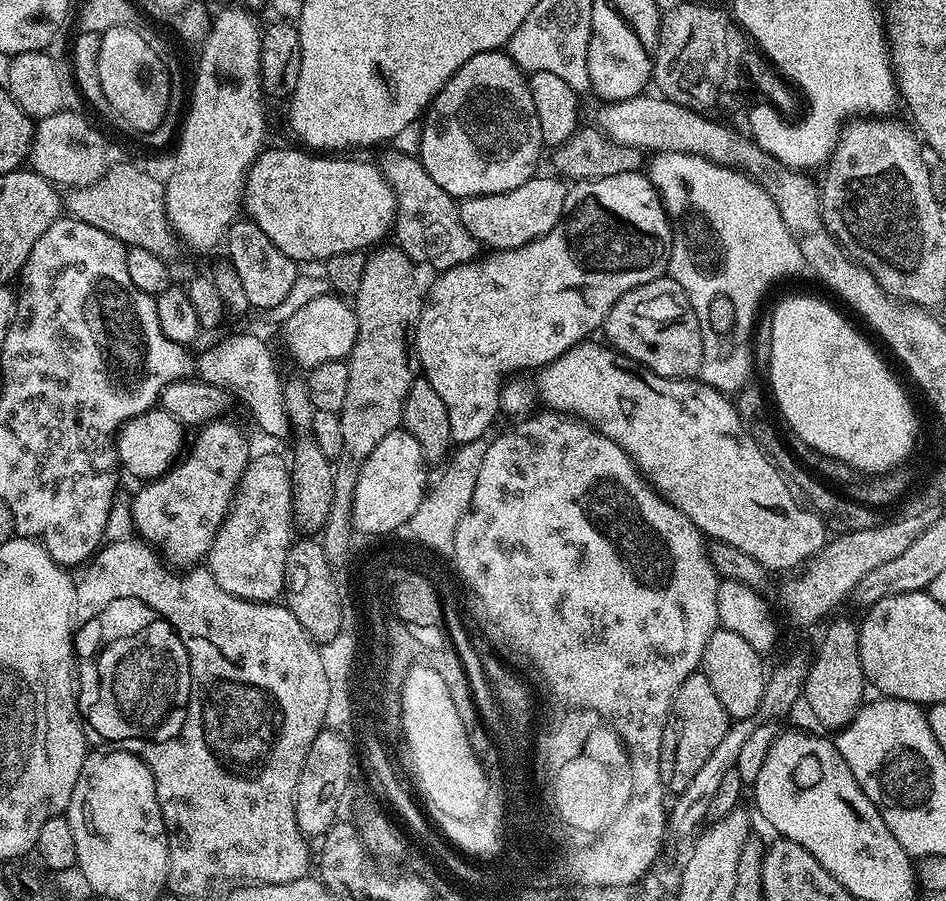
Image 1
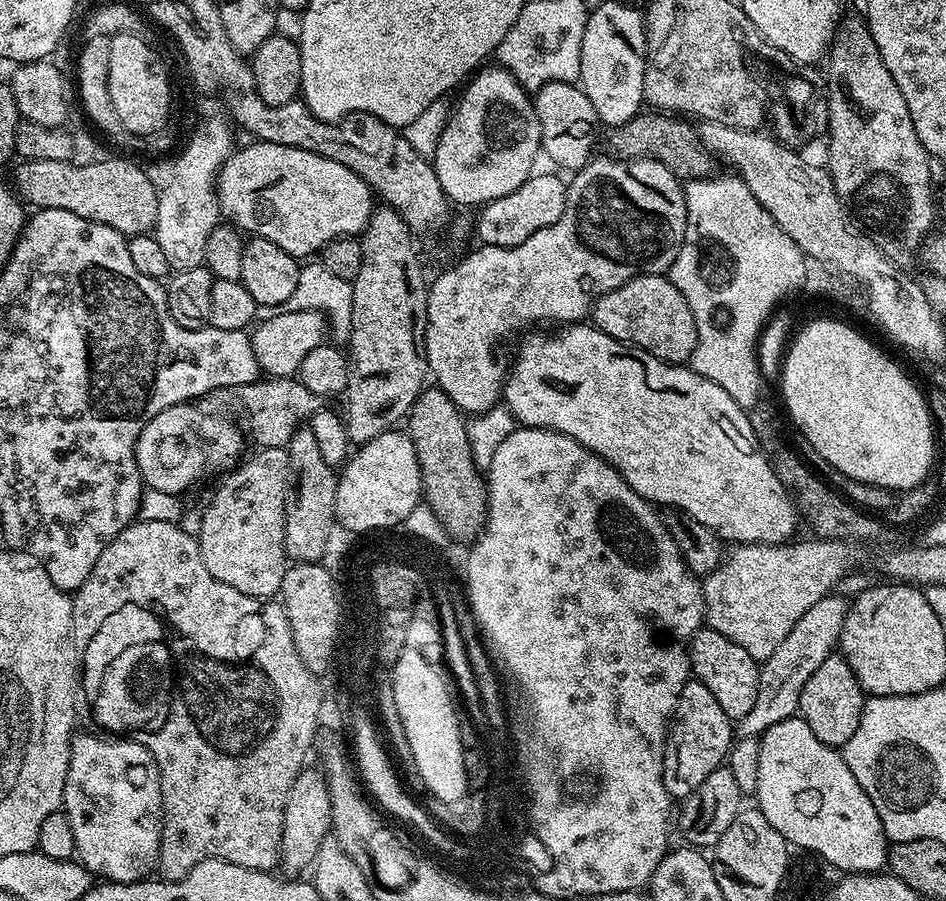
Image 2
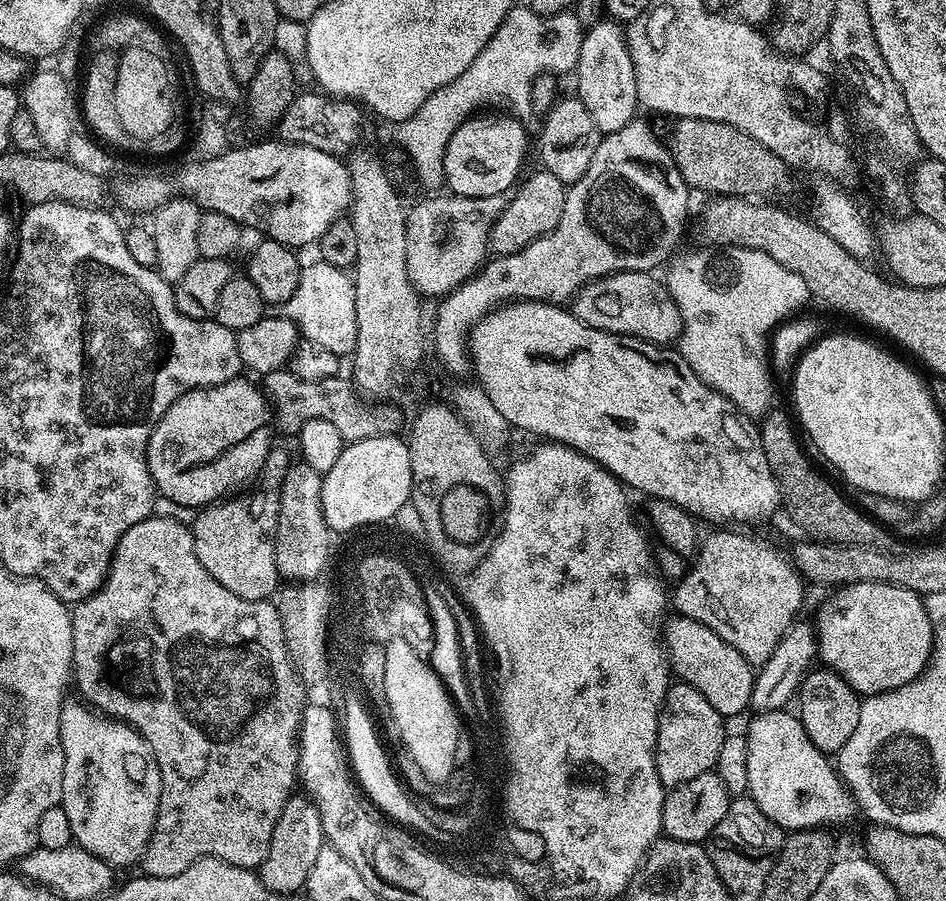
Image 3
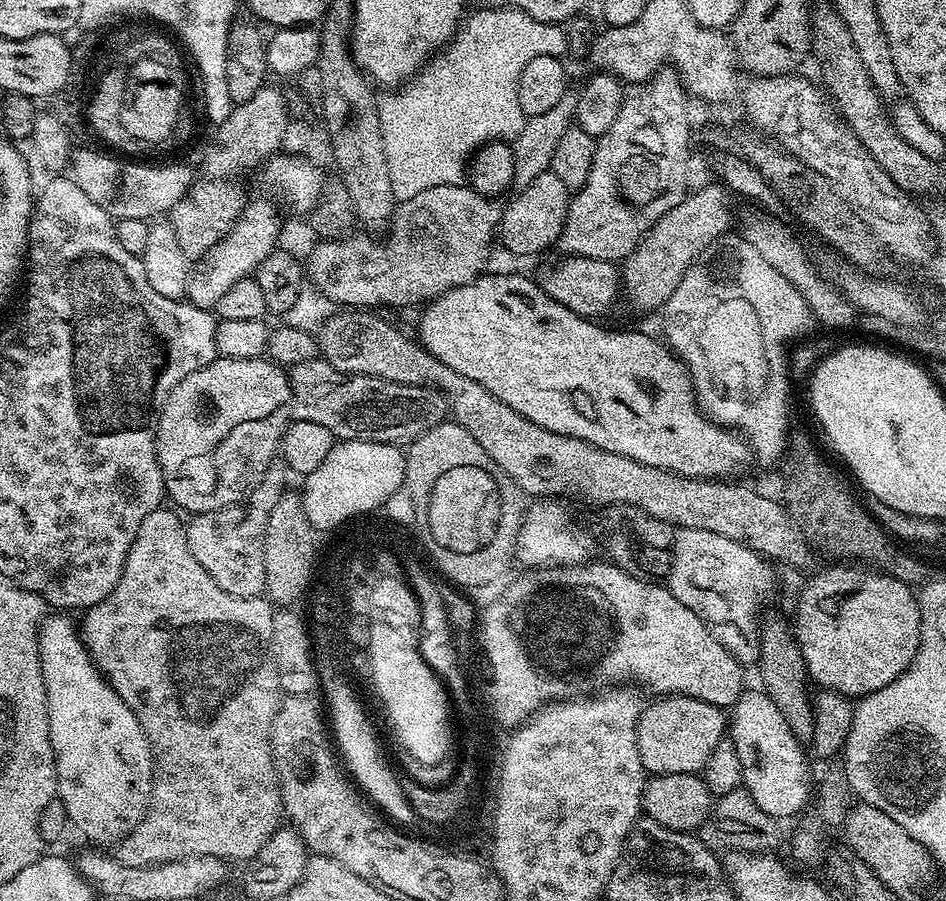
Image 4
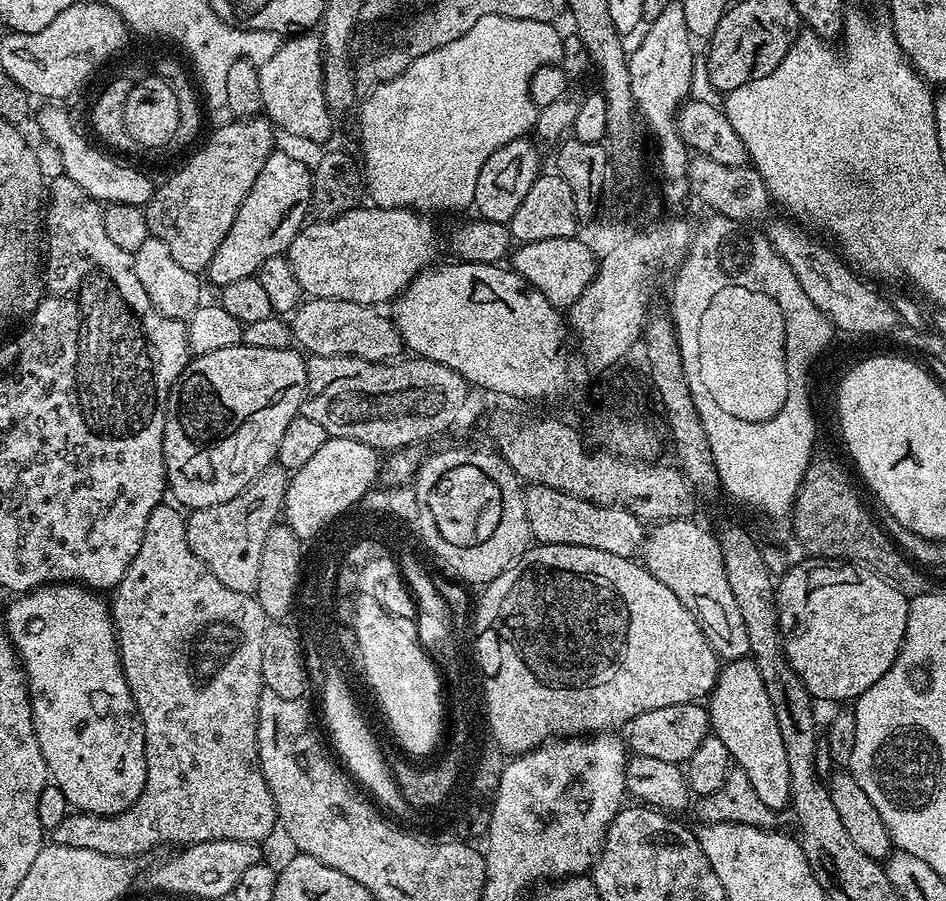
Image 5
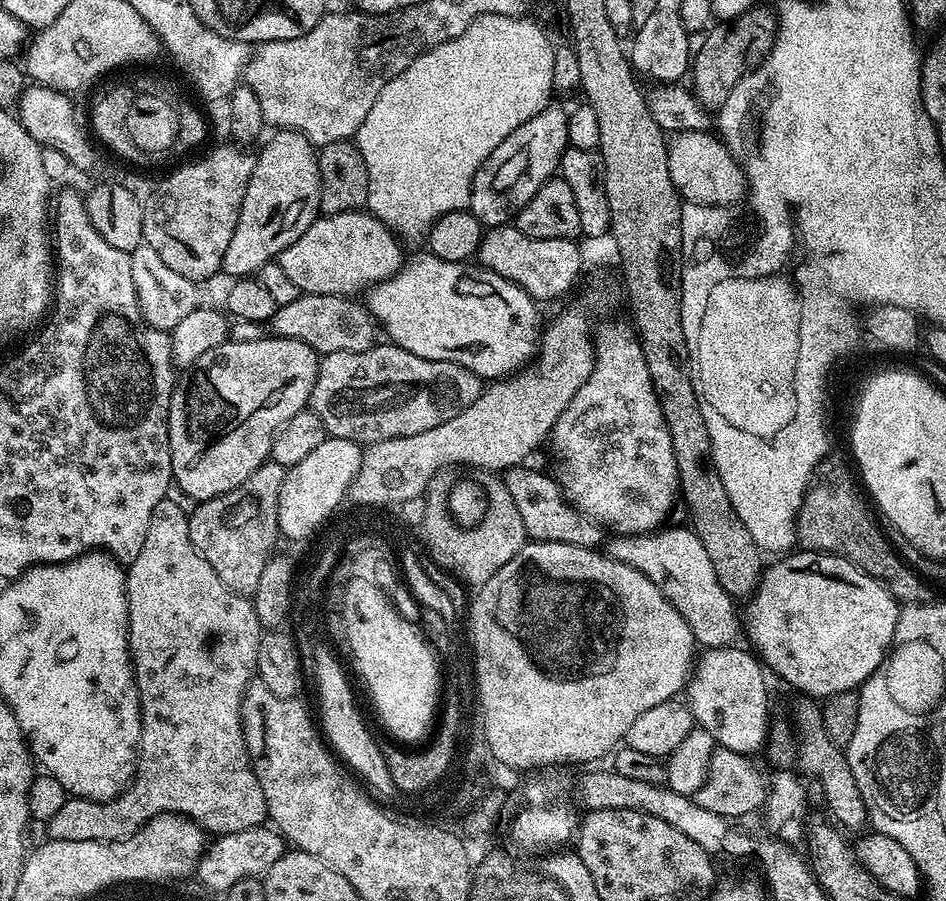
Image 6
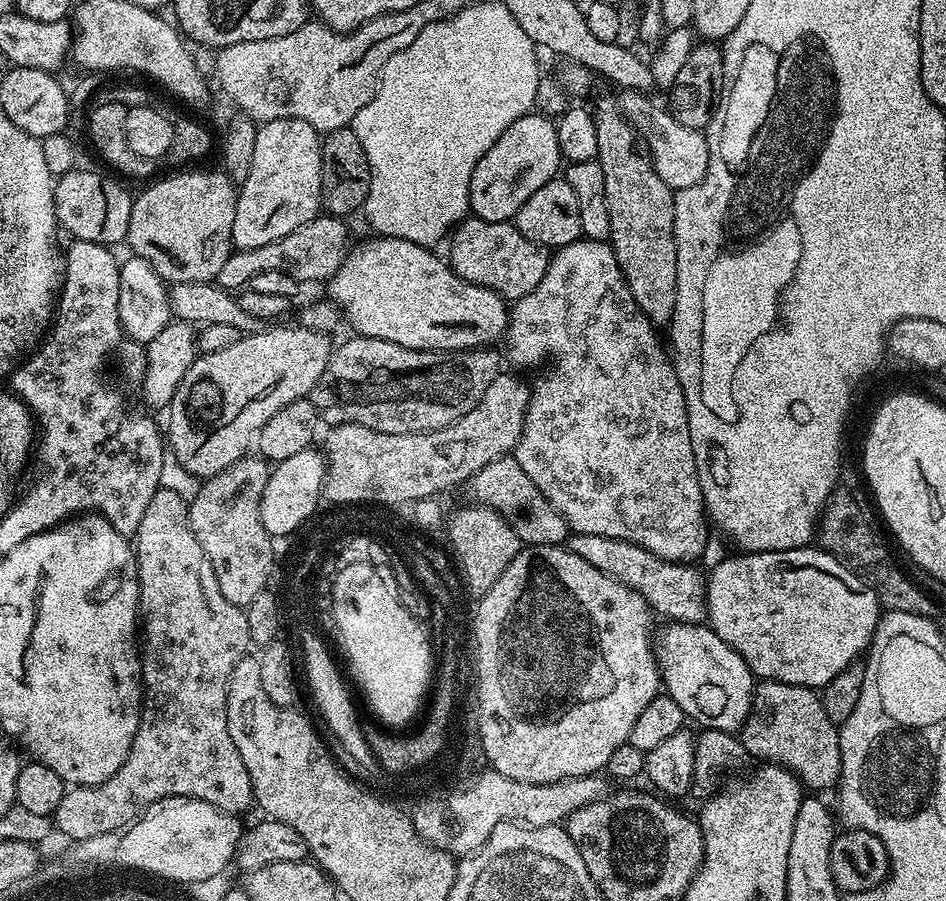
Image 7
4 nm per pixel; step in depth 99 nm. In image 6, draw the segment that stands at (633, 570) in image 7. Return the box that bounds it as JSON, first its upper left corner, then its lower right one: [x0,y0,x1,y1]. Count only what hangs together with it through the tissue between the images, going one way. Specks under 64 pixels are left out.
[606,527,738,649]

